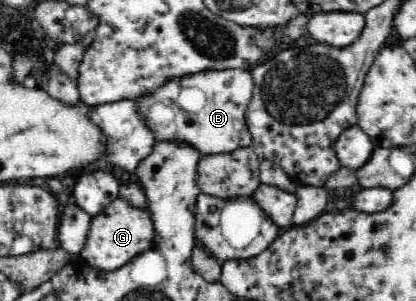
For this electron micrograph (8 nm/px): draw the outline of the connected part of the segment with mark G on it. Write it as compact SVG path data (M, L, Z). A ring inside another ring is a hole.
M114 199L101 213L92 217L84 248L79 256L89 265L103 271L115 271L134 257L149 251L155 242L153 218L147 209L139 209L126 199Z

